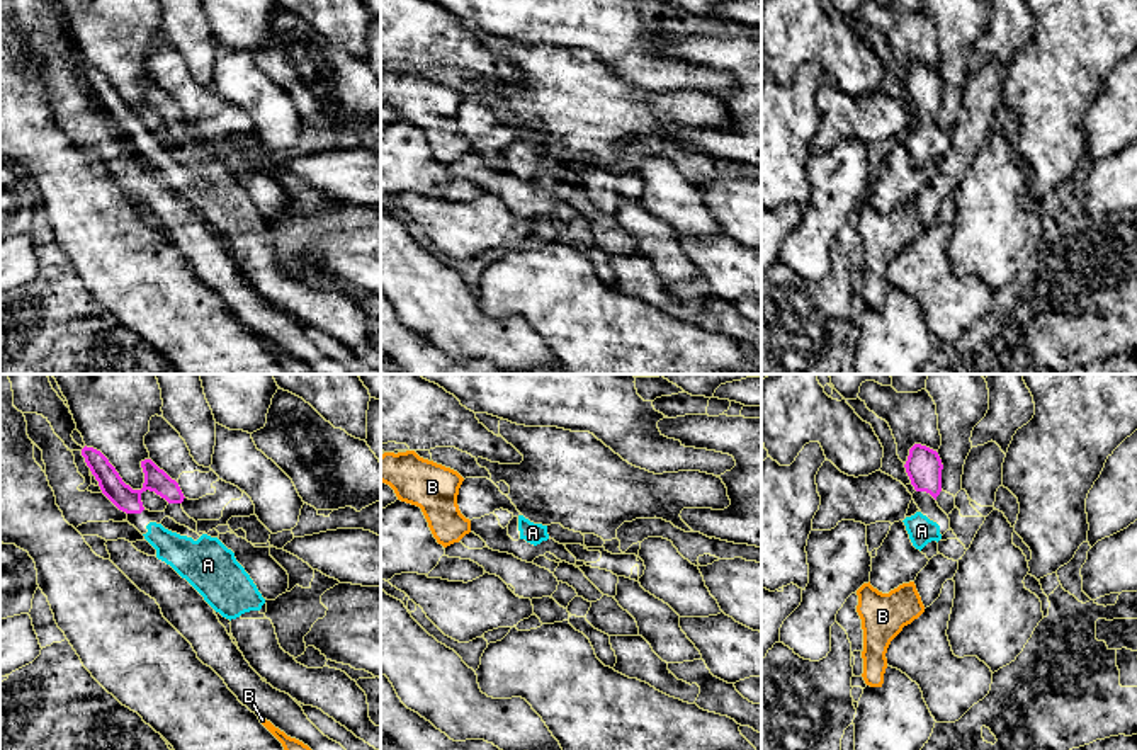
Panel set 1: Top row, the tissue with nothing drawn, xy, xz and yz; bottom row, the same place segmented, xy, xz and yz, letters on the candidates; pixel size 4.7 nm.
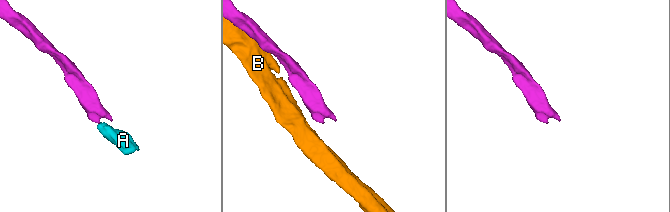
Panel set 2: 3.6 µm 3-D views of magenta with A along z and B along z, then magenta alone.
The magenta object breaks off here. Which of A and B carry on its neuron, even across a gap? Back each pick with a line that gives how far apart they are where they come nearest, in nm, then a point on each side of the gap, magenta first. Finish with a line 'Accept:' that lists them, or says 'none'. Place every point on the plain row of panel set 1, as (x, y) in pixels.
A: gap 70 nm; span xy (140, 131), (150, 142)
Accept: A

